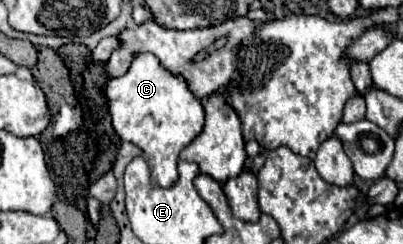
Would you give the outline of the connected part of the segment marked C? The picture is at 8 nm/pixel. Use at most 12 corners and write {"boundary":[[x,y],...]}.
{"boundary":[[153,54],[109,78],[119,138],[139,146],[153,184],[203,130],[201,102]]}

